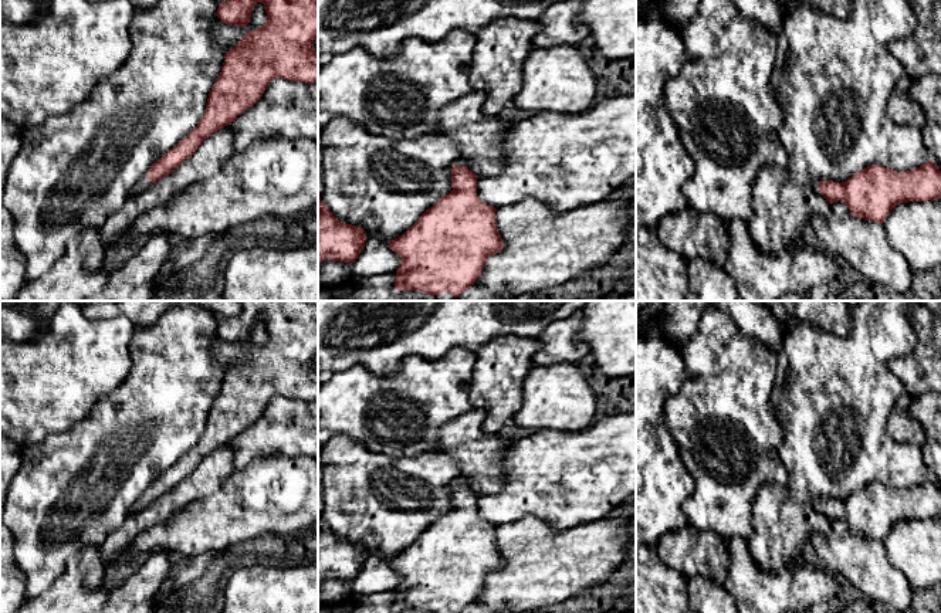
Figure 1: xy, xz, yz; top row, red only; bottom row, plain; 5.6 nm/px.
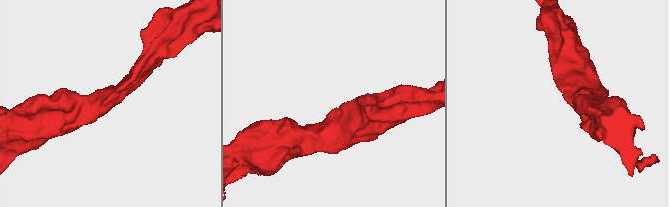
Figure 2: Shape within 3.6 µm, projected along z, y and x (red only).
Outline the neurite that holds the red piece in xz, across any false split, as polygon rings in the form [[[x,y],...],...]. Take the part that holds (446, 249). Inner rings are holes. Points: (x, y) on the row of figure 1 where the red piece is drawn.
[[[460,156],[451,165],[453,190],[427,209],[406,233],[389,241],[389,248],[402,258],[393,284],[397,291],[420,291],[429,295],[450,292],[457,298],[480,278],[485,260],[504,248],[497,230],[497,209],[480,200],[478,176],[467,163]]]

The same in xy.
[[[227,0],[219,4],[216,16],[226,24],[246,27],[257,3],[263,3],[267,13],[264,26],[248,31],[234,48],[226,51],[221,72],[211,87],[200,122],[150,166],[132,189],[131,197],[172,173],[196,152],[204,139],[253,106],[274,78],[307,84],[318,81],[318,54],[314,50],[314,40],[318,35],[318,0]]]

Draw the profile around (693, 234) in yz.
[[[686,207],[666,214],[654,231],[664,247],[686,261],[703,258],[720,267],[727,263],[730,236],[717,216]]]

